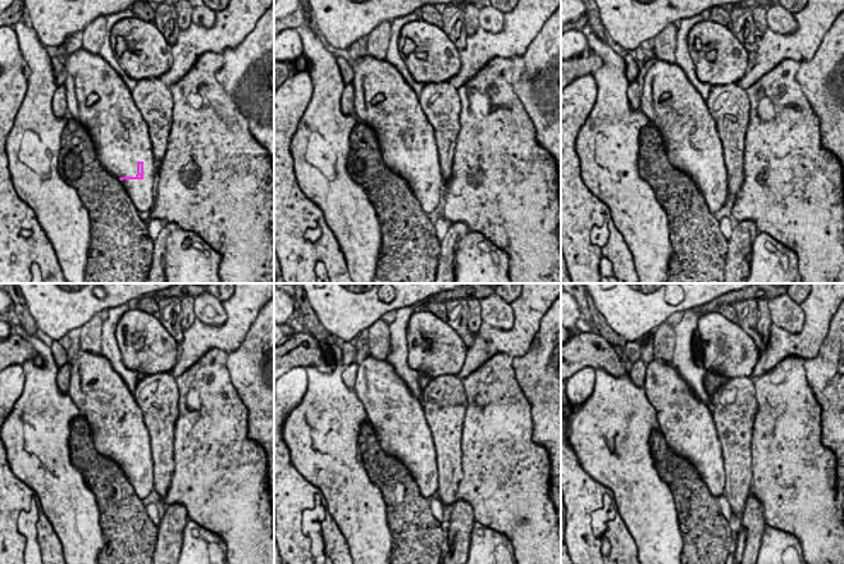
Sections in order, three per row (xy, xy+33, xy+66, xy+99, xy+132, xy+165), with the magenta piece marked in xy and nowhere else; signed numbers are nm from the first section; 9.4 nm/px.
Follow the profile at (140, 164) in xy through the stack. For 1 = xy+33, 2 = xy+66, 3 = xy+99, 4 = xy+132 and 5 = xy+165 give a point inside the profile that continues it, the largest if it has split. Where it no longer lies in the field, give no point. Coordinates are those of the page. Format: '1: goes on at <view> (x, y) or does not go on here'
1: goes on at xy+33 (427, 174)
2: goes on at xy+66 (715, 189)
3: goes on at xy+99 (141, 477)
4: goes on at xy+132 (427, 478)
5: goes on at xy+165 (714, 477)

